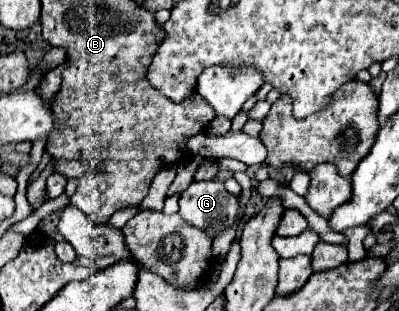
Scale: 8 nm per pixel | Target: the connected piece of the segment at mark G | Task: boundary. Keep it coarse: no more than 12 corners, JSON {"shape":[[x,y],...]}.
{"shape":[[193,181],[179,215],[217,237],[239,215],[239,199],[223,183]]}

